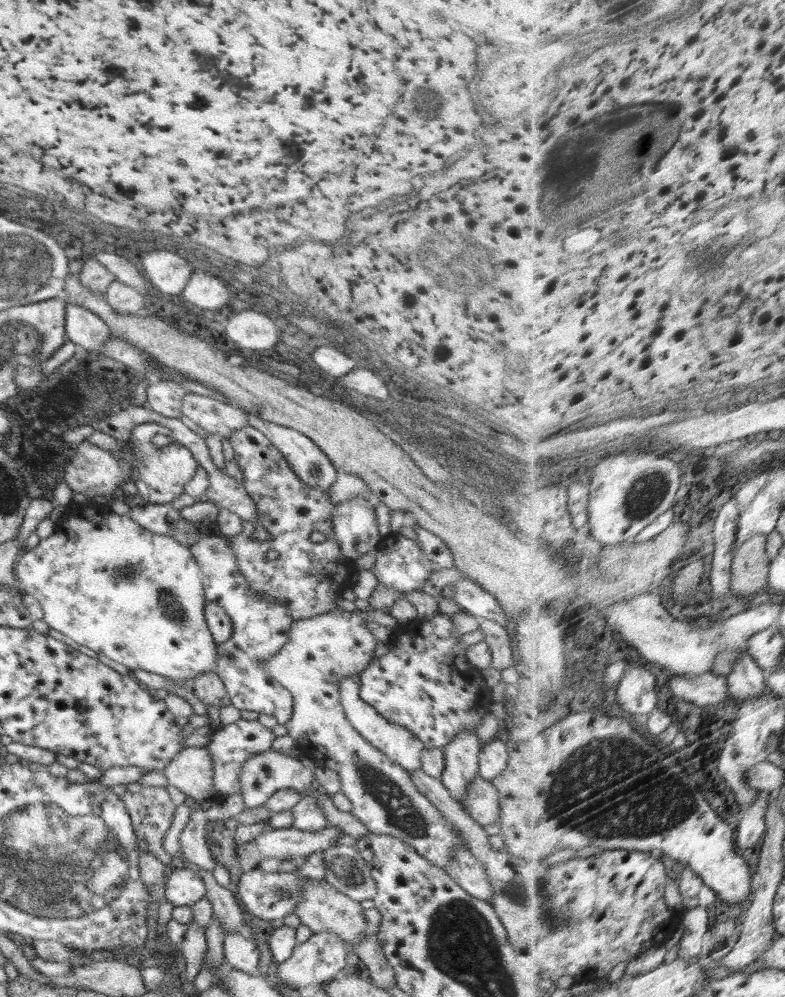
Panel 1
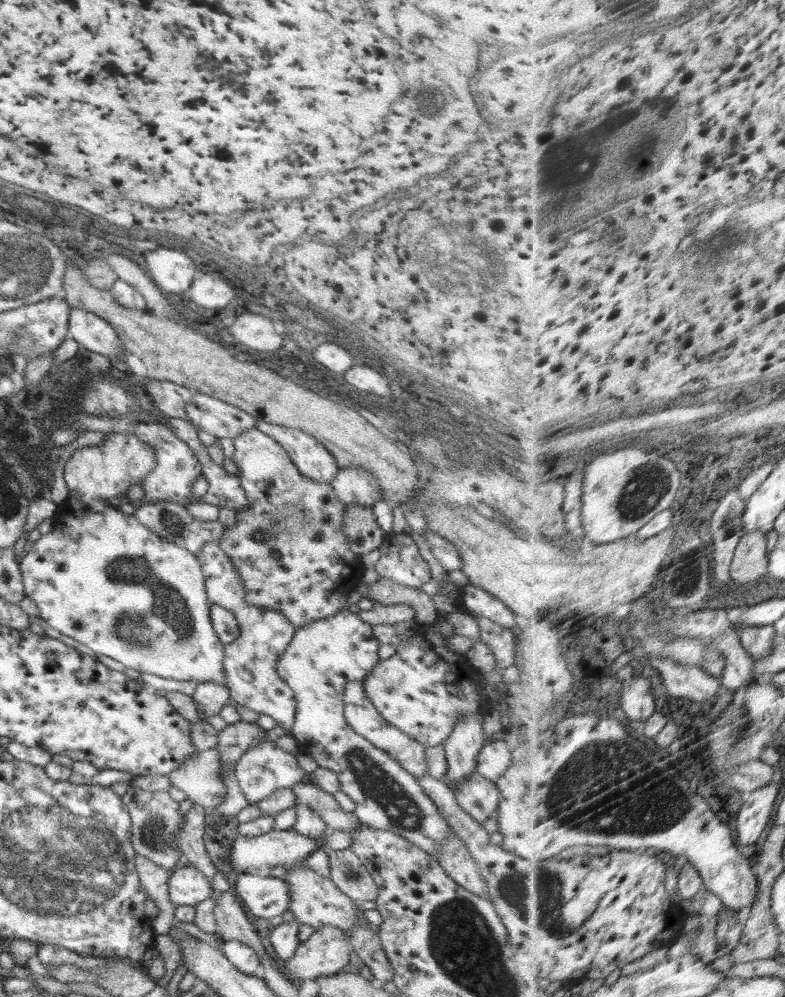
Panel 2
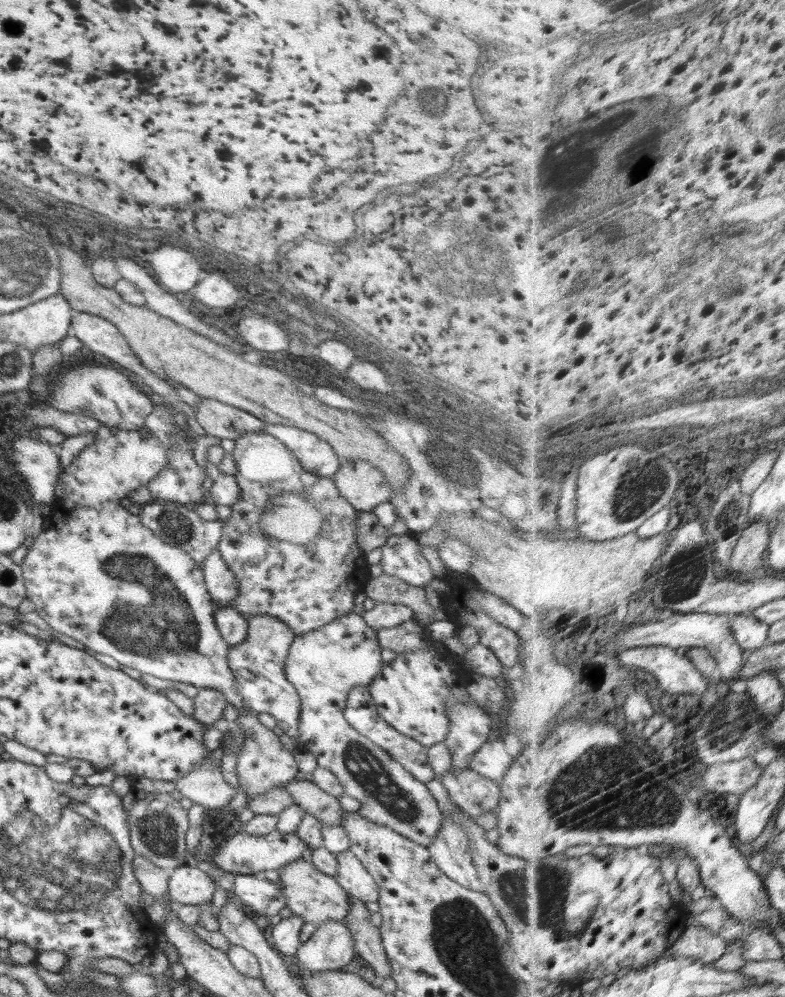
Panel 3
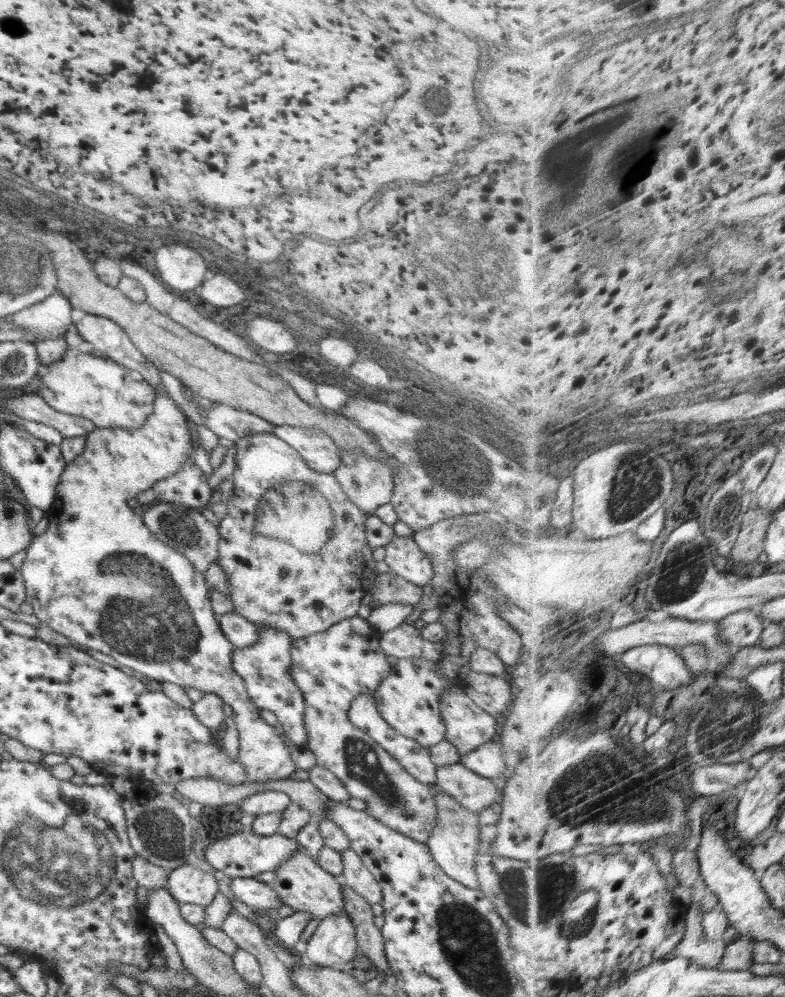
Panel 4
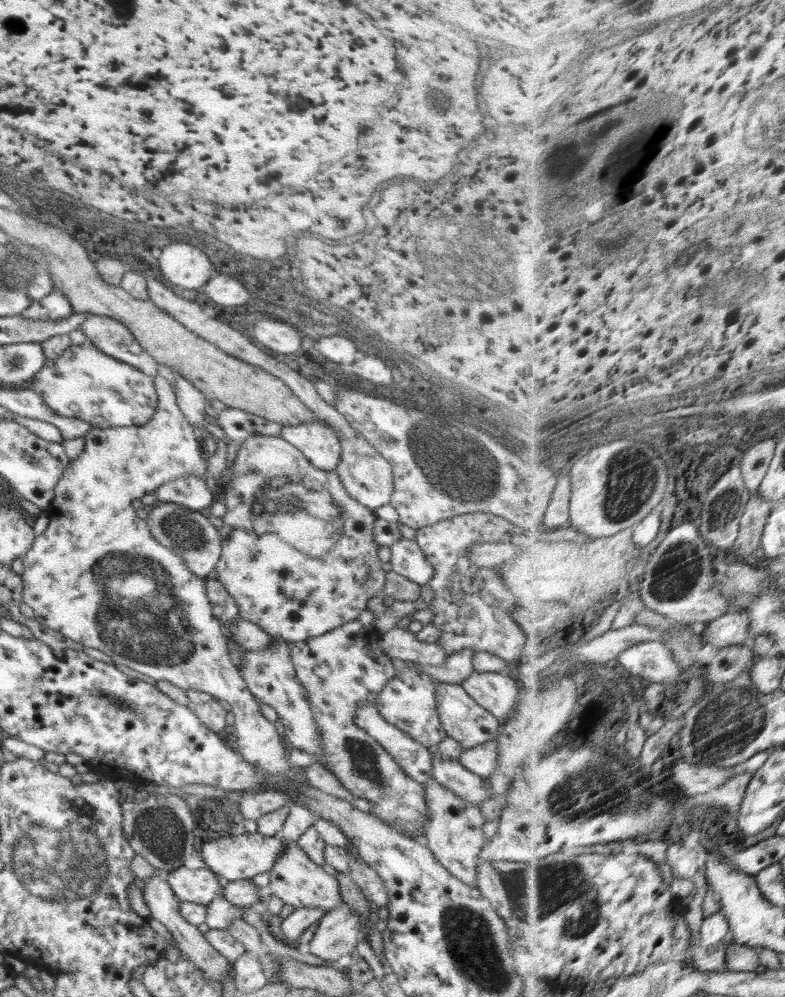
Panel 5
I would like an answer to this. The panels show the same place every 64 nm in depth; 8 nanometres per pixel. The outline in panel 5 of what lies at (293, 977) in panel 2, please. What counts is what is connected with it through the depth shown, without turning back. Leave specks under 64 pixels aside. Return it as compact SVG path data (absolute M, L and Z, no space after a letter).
M340 904L338 908L332 908L324 914L318 924L314 937L309 942L310 953L324 962L337 962L342 956L350 956L352 951L358 946L359 939L362 937L360 929L360 916L354 912L348 904Z

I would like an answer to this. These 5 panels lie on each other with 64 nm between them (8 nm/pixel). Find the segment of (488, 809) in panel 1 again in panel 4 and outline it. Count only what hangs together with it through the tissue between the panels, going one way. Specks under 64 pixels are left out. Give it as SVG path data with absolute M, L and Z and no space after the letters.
M461 763L436 770L439 788L472 814L479 814L500 800L497 782L471 772Z

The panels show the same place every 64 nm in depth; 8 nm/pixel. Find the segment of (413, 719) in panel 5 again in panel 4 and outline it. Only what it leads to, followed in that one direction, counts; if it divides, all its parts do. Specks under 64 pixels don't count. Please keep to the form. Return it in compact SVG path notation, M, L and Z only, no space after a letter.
M422 657L401 658L398 659L396 665L390 667L388 675L384 676L382 683L376 687L373 697L380 713L380 717L387 722L387 724L394 728L402 736L409 737L415 742L418 742L422 747L430 748L438 742L446 739L447 729L445 722L440 714L440 696L442 692L450 690L452 686L460 686L460 683L452 683L450 679L446 679L444 675L436 672L436 661L422 659Z

